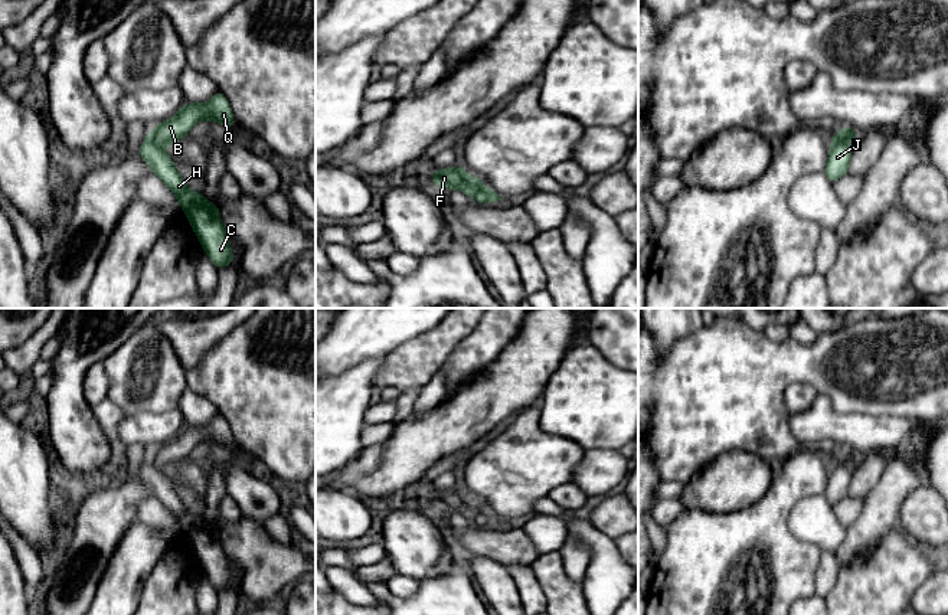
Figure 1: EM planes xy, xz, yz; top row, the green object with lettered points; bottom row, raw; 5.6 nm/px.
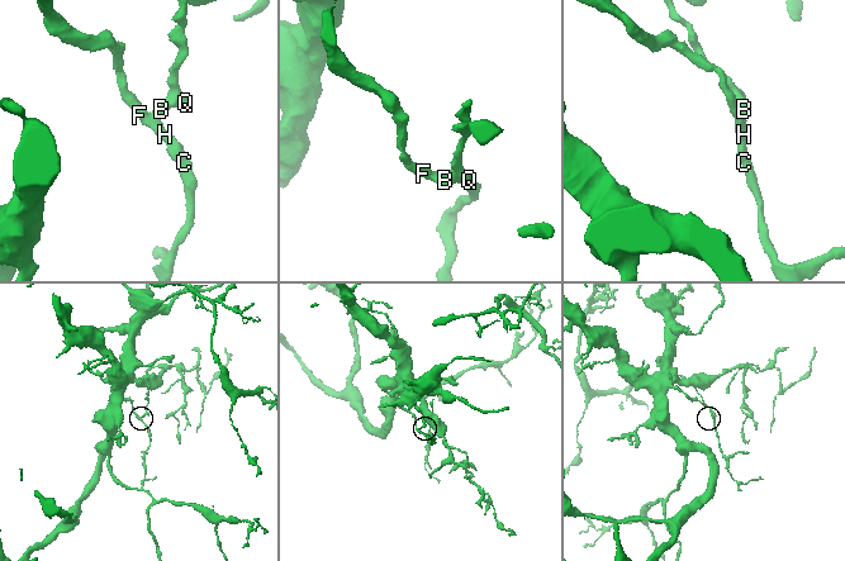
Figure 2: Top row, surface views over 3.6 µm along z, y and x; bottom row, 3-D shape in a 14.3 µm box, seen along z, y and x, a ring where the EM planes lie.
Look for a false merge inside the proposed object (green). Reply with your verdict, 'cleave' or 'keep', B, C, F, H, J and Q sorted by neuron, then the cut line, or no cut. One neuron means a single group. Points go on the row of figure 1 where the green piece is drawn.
cleave; B Q / C F H J; cut in xy along (149, 134), (162, 146)

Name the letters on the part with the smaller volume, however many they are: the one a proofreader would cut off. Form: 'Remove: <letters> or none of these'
Remove: B, Q

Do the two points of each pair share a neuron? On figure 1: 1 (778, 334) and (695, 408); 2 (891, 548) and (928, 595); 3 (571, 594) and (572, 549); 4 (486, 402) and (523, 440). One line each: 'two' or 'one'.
1: two
2: two
3: two
4: two

